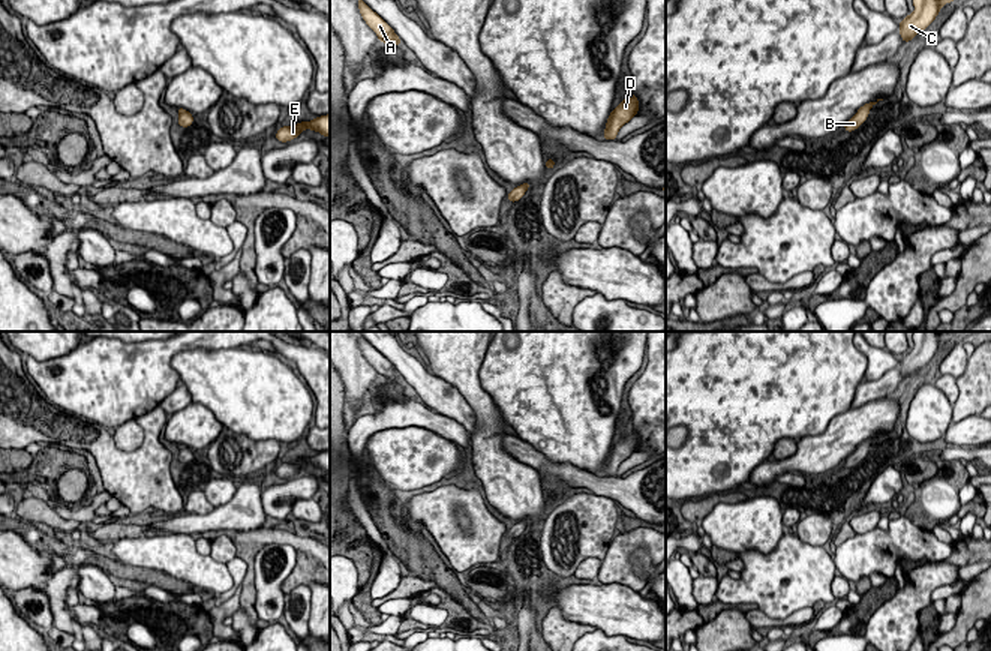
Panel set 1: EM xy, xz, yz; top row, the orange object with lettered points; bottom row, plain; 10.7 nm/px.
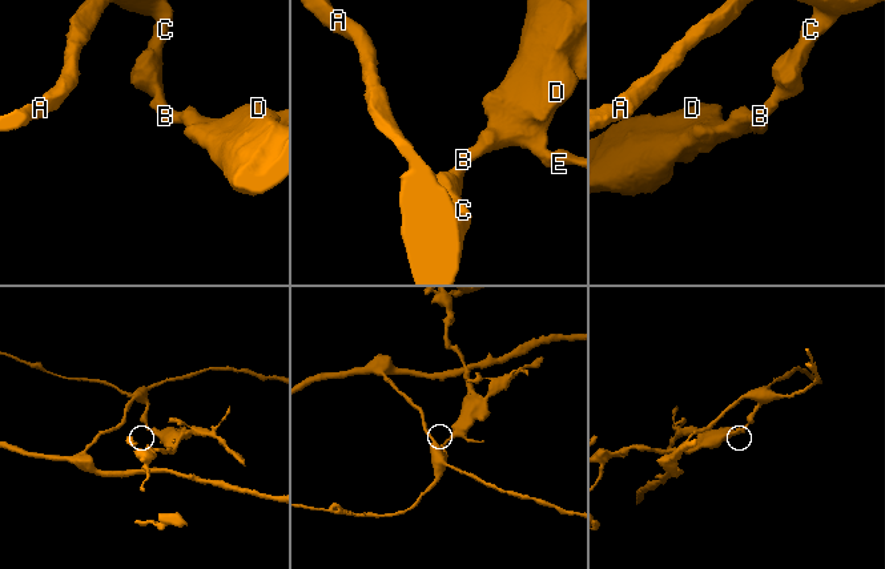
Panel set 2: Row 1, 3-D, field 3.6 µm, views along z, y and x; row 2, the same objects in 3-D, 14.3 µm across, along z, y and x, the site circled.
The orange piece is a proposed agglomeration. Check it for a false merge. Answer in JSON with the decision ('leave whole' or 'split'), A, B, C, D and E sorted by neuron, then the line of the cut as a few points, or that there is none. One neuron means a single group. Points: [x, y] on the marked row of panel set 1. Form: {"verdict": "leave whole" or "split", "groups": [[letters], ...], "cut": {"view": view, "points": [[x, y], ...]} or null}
{"verdict": "leave whole", "groups": [["A", "B", "C", "D", "E"]], "cut": null}

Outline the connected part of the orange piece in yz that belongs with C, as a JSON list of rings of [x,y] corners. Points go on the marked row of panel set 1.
[[[913,0],[915,10],[900,21],[901,39],[910,42],[918,33],[928,28],[928,26],[940,14],[946,3],[954,0]]]

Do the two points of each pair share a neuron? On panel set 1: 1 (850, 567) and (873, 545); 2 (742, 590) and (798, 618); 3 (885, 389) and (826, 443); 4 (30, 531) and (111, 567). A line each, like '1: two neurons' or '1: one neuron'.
1: one neuron
2: two neurons
3: two neurons
4: one neuron

